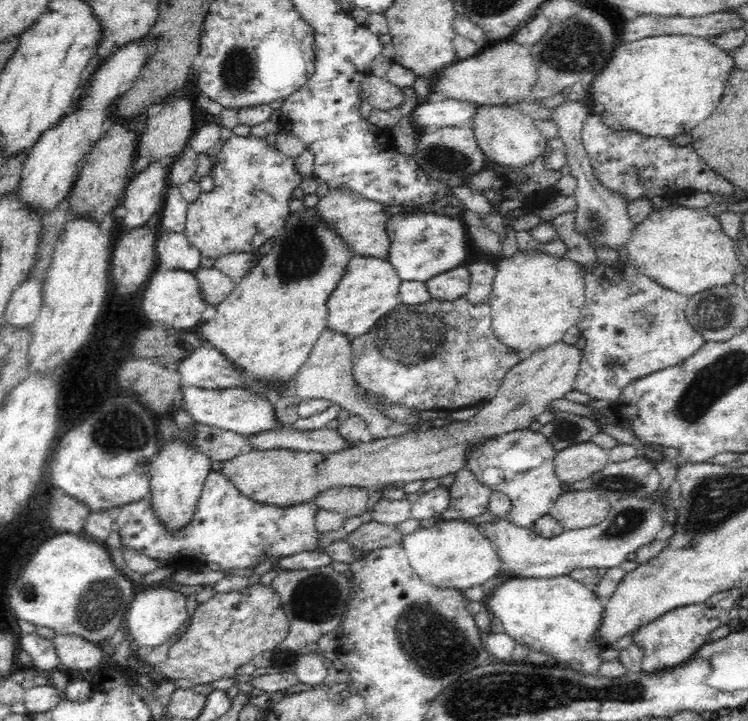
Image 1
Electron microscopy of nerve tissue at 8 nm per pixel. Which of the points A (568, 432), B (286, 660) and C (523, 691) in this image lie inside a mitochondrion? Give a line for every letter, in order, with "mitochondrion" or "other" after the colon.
A: mitochondrion
B: other
C: mitochondrion

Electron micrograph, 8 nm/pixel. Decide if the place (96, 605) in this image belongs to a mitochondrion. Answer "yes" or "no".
yes

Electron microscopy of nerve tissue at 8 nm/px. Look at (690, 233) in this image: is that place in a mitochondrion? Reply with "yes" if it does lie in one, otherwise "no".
no

